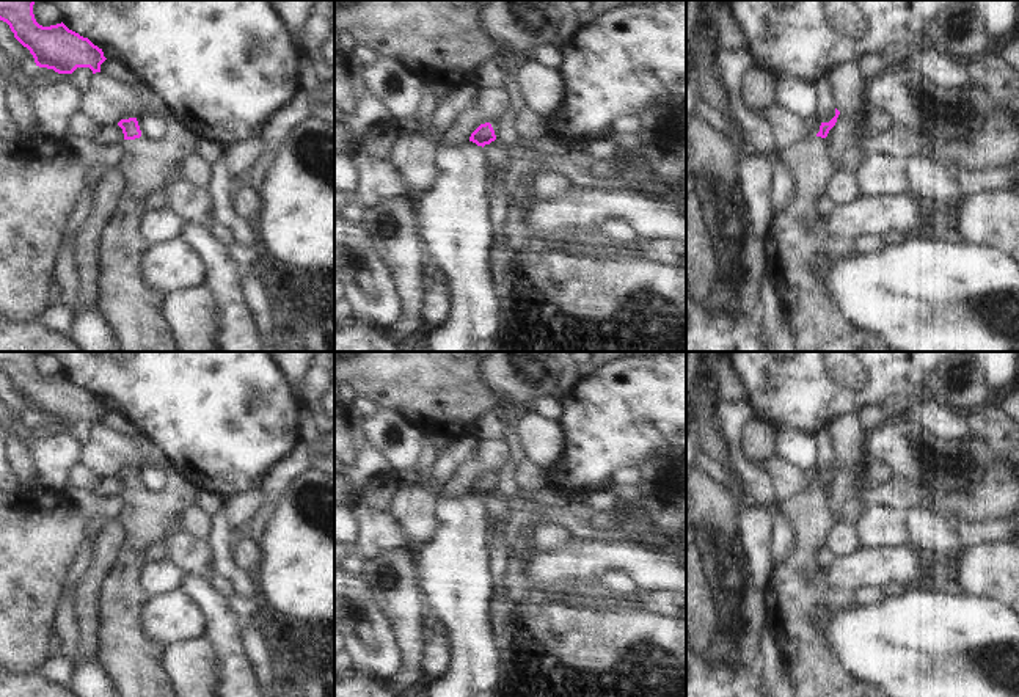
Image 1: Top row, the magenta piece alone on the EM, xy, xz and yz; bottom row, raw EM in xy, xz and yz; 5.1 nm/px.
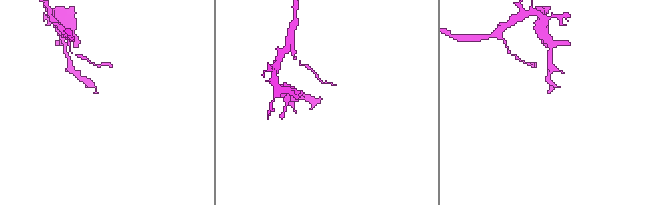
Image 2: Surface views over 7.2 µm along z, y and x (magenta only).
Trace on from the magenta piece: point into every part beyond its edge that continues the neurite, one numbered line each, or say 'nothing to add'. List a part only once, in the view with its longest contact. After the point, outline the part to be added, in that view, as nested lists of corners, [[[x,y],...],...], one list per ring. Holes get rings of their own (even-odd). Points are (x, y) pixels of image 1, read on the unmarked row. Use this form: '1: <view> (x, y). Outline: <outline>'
1: xy (132, 660). Outline: [[[171,466],[165,469],[165,485],[159,493],[151,493],[143,487],[122,491],[118,520],[126,538],[96,598],[99,640],[96,659],[110,677],[116,697],[176,697],[162,664],[165,648],[149,637],[143,626],[143,609],[151,597],[140,584],[140,573],[144,567],[141,554],[165,537],[168,527],[184,510],[195,505],[195,496],[196,488]]]

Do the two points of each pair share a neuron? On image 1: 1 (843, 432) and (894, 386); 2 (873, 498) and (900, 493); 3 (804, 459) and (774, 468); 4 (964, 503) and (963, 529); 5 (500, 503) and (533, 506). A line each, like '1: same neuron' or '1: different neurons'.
1: different neurons
2: same neuron
3: different neurons
4: different neurons
5: same neuron

